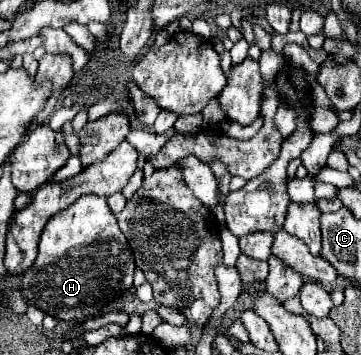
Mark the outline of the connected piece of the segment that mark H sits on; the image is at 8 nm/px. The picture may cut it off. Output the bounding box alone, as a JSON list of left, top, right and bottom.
[21,196,135,322]

